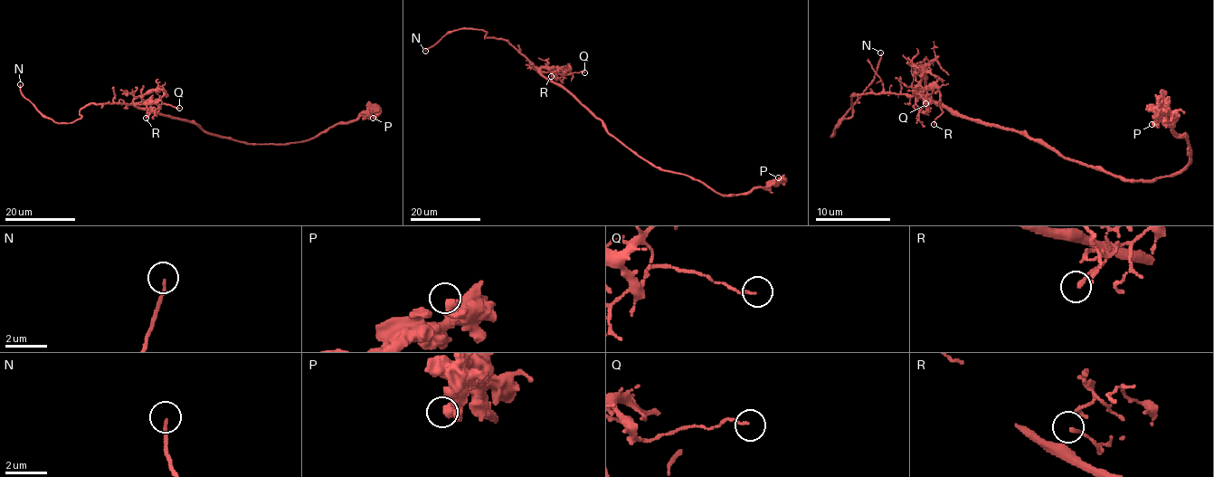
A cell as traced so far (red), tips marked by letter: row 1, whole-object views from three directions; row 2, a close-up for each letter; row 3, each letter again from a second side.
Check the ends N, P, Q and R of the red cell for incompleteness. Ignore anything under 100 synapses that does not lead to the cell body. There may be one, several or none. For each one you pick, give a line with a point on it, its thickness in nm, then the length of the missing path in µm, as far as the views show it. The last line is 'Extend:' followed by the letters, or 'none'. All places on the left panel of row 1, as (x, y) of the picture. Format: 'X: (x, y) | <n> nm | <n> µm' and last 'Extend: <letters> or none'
N: (20, 84) | 150 nm | 4 µm
Extend: N

